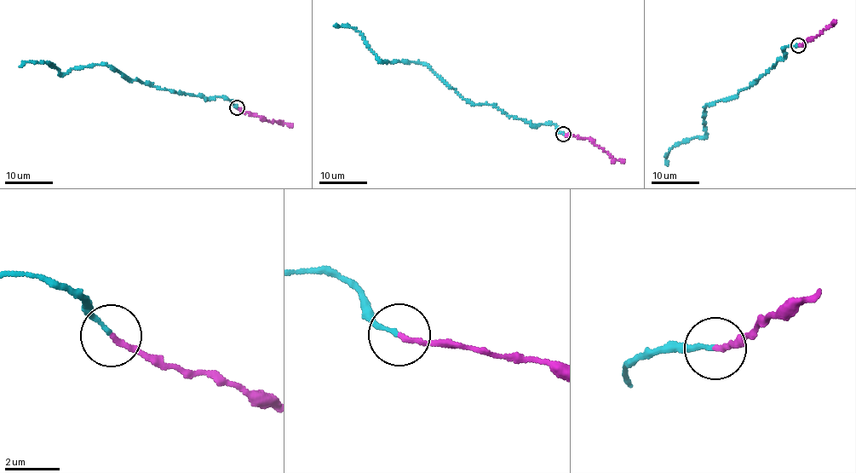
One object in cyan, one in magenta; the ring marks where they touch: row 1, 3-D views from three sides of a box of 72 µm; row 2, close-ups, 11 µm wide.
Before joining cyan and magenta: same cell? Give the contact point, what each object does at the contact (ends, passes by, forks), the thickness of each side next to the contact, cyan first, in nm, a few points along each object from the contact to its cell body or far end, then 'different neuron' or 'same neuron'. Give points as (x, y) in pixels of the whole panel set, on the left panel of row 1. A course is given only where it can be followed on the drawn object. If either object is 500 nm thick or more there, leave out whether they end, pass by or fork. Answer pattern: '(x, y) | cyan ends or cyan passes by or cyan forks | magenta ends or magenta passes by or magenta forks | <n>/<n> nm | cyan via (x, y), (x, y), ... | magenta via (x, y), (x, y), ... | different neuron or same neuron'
(237, 107) | cyan ends | magenta ends | 140/180 nm | cyan via (237, 107), (227, 99), (130, 79), (108, 65), (71, 67), (62, 75), (45, 62), (19, 67) | magenta via (237, 107), (291, 127) | different neuron

